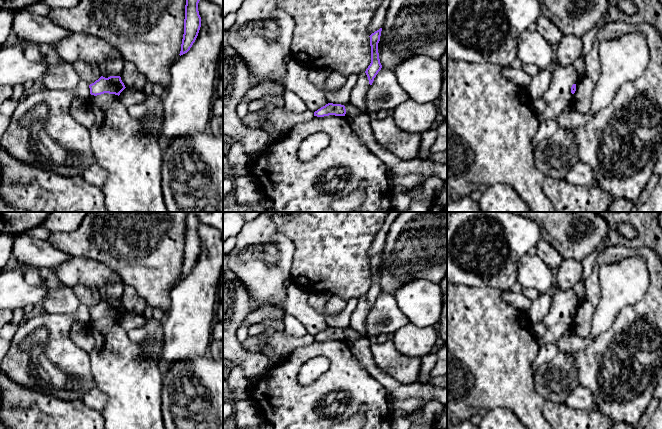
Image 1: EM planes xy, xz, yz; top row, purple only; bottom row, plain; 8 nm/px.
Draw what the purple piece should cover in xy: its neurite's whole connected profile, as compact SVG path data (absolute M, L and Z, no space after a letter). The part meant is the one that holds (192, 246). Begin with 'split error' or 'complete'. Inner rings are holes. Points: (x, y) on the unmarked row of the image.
complete; M187 212L185 243L184 243L184 258L181 268L180 280L187 277L195 266L200 251L201 241L198 235L198 227L200 222L196 212Z

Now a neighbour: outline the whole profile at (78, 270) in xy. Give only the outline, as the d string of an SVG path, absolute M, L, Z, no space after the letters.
M81 256L70 260L51 270L64 286L87 285L99 290L103 285L121 283L121 277L101 262Z

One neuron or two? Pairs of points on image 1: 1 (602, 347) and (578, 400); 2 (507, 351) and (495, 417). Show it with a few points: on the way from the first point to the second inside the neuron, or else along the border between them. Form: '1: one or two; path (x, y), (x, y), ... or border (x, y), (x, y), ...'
1: two; border (580, 385), (592, 393), (596, 407)
2: two; border (488, 409), (496, 407), (509, 408), (518, 418)

